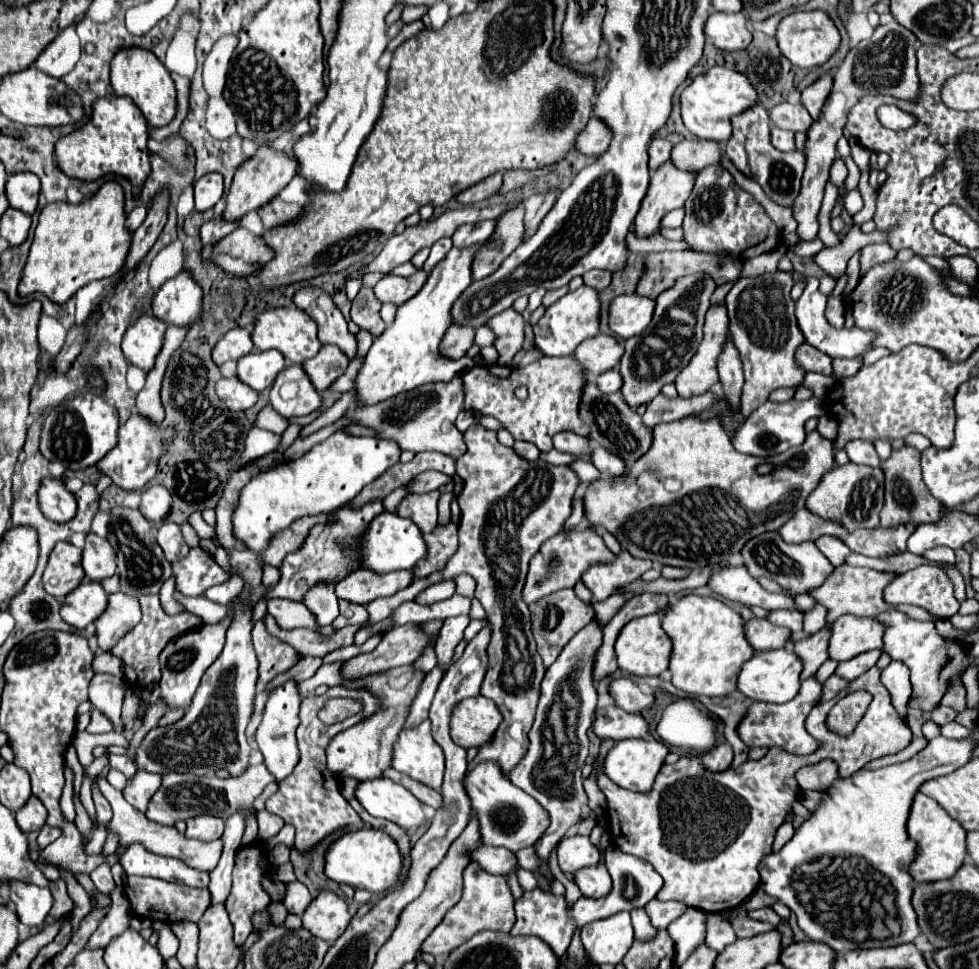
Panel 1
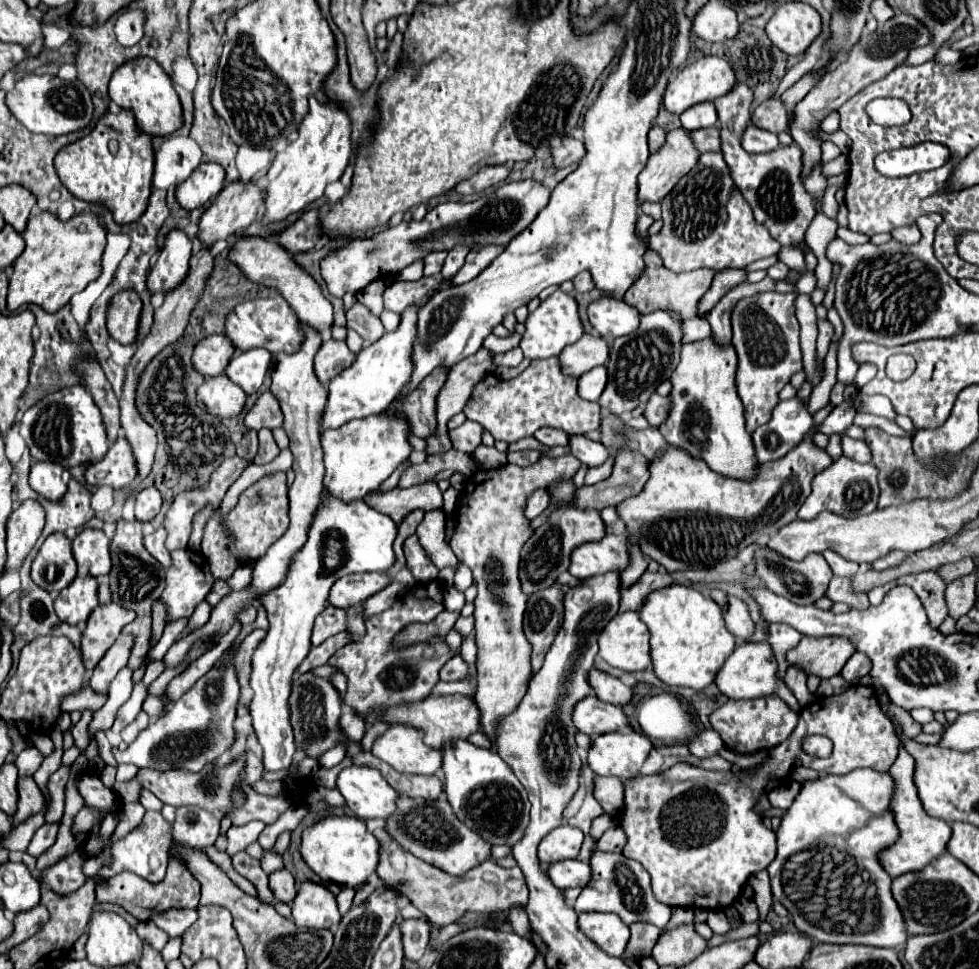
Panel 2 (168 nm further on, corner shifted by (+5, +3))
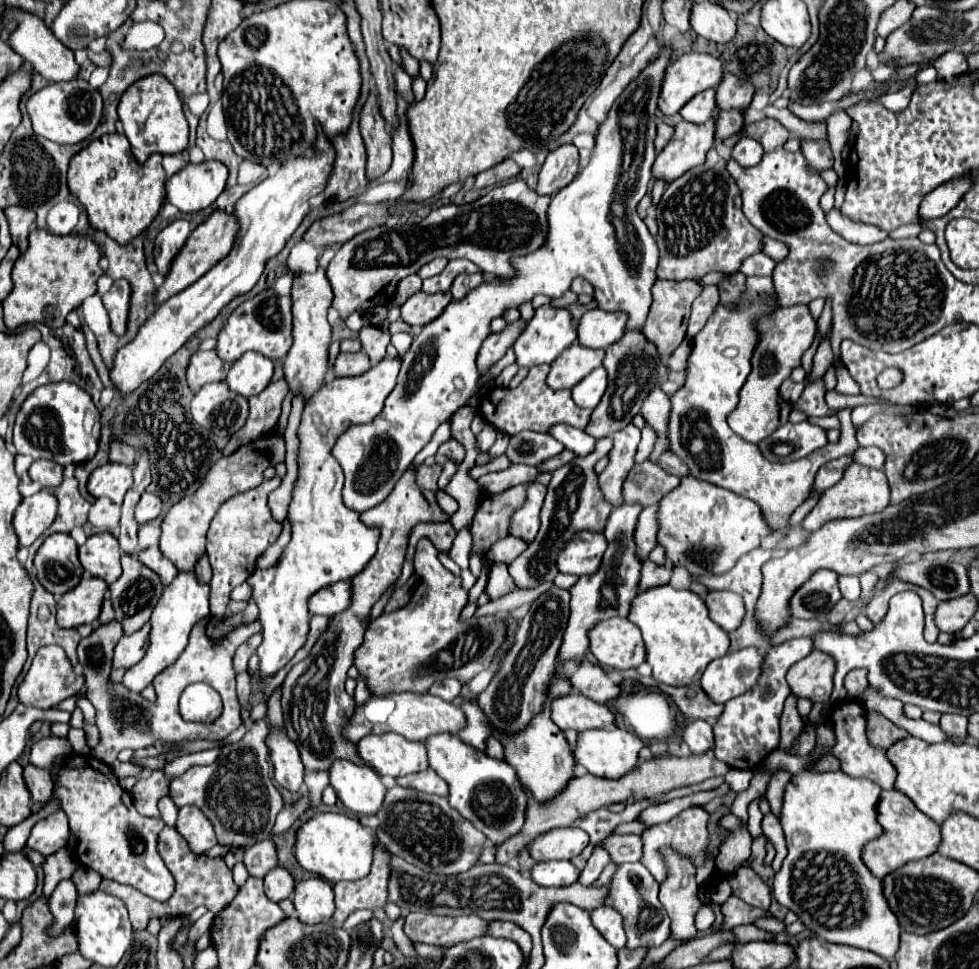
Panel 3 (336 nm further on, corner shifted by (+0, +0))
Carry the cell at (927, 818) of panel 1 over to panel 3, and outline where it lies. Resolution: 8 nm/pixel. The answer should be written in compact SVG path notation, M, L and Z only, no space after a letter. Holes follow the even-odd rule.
M883 790L877 804L877 820L883 828L883 834L865 846L861 856L873 876L883 878L909 860L919 860L937 852L937 846L941 842L939 824L935 824L929 816L917 810L917 806L905 794L897 790Z

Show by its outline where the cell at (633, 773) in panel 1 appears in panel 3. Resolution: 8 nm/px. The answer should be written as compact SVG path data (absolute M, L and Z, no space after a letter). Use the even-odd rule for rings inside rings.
M603 728L603 730L583 730L577 734L577 746L573 750L575 762L585 766L589 774L601 778L621 778L633 766L637 766L637 754L645 744L635 734L621 728Z

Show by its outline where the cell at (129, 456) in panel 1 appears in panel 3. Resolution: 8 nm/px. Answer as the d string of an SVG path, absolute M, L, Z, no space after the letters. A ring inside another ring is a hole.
M105 464L93 470L87 482L87 490L95 498L109 498L115 504L123 502L125 492L133 484L133 474L127 466L123 464Z

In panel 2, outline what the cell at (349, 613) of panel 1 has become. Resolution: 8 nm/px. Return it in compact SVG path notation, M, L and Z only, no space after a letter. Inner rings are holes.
M326 607L318 617L316 617L316 623L314 623L314 631L312 631L312 647L320 645L324 639L332 637L332 635L338 635L342 631L346 631L346 609L338 609L338 607Z

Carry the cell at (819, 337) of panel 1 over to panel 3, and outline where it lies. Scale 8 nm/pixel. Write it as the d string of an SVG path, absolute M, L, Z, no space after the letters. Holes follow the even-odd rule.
M751 254L741 262L741 272L745 276L771 276L775 268L775 262L767 254Z

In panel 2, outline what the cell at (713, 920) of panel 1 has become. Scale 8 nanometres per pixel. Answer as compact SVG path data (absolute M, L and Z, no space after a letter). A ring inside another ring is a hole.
M672 907L672 919L662 930L663 934L667 930L671 930L676 925L684 925L684 923L694 923L694 909L682 909L682 907Z

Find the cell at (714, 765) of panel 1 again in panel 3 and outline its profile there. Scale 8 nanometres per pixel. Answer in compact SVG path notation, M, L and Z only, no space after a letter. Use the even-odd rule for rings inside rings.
M687 720L681 738L693 754L703 754L705 750L715 746L713 728L705 720Z

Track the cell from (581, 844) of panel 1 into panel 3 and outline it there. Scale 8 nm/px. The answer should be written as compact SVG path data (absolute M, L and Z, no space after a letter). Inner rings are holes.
M555 828L555 830L549 830L541 836L535 838L533 844L529 844L529 854L535 862L547 862L547 860L571 860L575 858L577 854L581 854L581 850L589 844L589 836L585 830L581 828Z

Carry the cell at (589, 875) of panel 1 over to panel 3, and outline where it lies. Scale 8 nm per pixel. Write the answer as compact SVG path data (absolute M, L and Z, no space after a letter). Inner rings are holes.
M537 862L531 868L531 878L539 886L569 886L577 882L579 872L571 862Z

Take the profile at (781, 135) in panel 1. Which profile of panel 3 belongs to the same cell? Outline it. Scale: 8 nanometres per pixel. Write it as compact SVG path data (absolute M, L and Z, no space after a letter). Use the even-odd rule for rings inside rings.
M741 138L731 150L731 158L745 168L755 166L761 160L761 156L763 156L763 146L751 138Z

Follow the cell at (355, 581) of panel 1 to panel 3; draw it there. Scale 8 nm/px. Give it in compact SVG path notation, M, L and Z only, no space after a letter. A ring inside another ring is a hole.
M337 582L309 598L309 618L314 615L335 616L343 612L349 604L351 604L351 584Z

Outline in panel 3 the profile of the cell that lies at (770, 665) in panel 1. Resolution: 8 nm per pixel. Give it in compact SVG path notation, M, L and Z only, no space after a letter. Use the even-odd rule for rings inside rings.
M743 648L715 658L701 676L701 688L713 702L729 702L745 694L761 676L763 656L755 648Z

